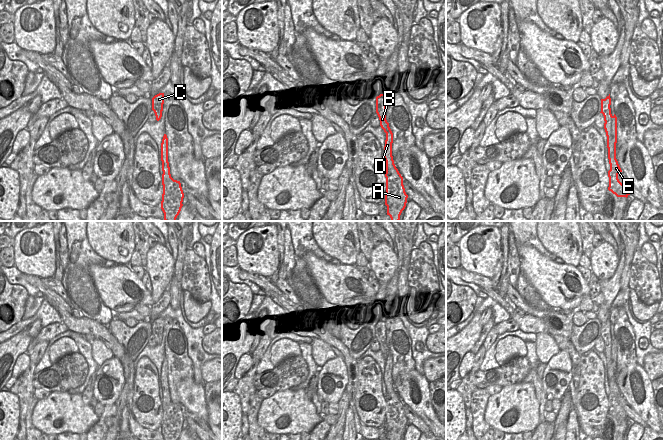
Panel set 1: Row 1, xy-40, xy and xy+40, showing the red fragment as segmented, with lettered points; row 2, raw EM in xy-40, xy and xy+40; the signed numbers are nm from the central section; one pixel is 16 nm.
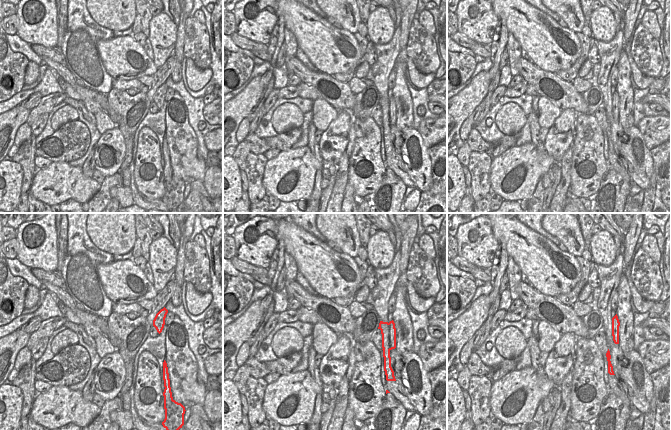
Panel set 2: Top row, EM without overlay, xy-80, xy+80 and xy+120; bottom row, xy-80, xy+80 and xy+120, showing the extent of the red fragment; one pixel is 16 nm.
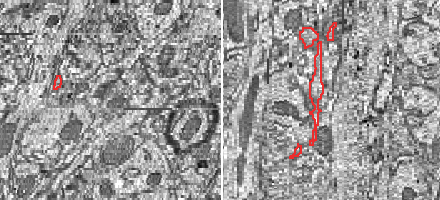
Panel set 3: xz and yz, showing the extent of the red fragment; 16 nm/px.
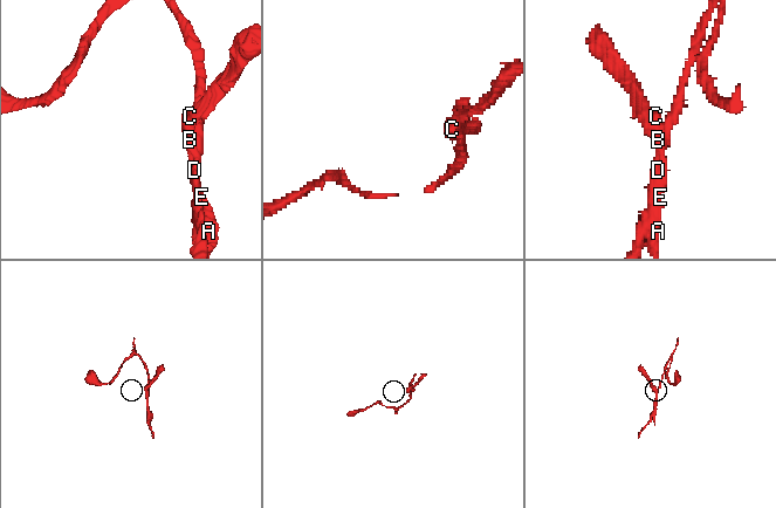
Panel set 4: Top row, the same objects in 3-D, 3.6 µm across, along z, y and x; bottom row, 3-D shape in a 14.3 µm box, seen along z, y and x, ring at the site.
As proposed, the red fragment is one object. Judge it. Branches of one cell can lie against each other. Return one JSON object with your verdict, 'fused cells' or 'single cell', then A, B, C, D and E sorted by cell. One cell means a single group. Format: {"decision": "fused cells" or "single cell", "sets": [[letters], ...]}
{"decision": "fused cells", "sets": [["A", "B", "C", "E"], ["D"]]}

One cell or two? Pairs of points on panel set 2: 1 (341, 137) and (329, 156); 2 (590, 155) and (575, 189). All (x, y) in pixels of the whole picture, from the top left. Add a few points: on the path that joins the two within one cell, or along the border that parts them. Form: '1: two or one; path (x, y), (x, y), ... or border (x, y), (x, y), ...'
1: one; path (336, 142), (332, 146), (331, 151)
2: one; path (596, 165), (597, 173), (585, 182)

